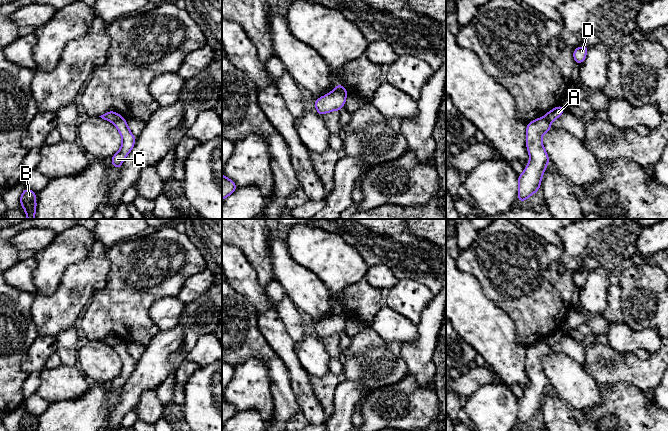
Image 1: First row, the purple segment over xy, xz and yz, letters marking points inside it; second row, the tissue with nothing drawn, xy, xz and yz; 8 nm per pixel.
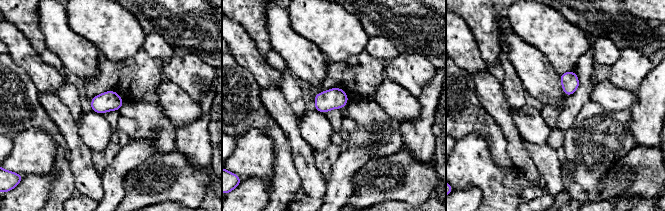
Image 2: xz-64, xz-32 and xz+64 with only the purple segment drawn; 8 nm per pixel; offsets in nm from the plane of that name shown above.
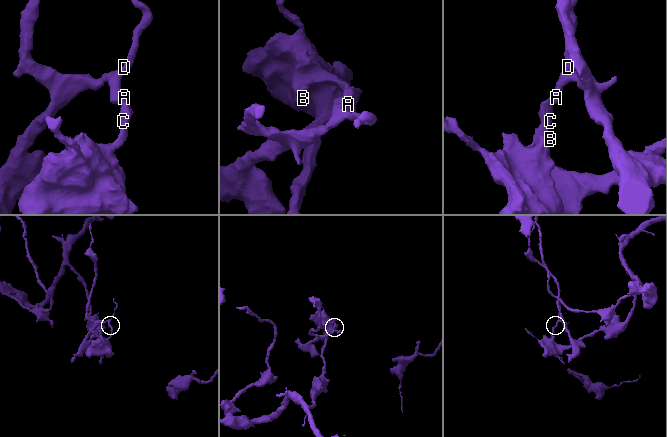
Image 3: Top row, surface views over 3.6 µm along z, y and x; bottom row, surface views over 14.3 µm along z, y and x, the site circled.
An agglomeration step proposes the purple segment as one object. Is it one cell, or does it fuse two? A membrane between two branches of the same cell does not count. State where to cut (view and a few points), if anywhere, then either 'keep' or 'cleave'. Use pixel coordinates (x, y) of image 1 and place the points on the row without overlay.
cut in xz along (334, 313), (345, 320); cleave

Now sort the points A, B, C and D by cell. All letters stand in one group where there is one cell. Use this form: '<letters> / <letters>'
A D / B C

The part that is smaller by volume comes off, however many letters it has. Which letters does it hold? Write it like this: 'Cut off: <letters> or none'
Cut off: A, D

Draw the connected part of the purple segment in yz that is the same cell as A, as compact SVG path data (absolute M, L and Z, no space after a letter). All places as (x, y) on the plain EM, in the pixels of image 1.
M564 328L559 329L555 331L554 333L550 334L545 338L545 342L547 343L548 346L552 346L556 343L558 343L562 338L564 337Z

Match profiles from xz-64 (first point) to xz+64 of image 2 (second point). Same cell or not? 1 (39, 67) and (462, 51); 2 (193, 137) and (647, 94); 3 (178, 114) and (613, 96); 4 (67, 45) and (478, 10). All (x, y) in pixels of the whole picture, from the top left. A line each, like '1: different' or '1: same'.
1: same
2: same
3: same
4: different

